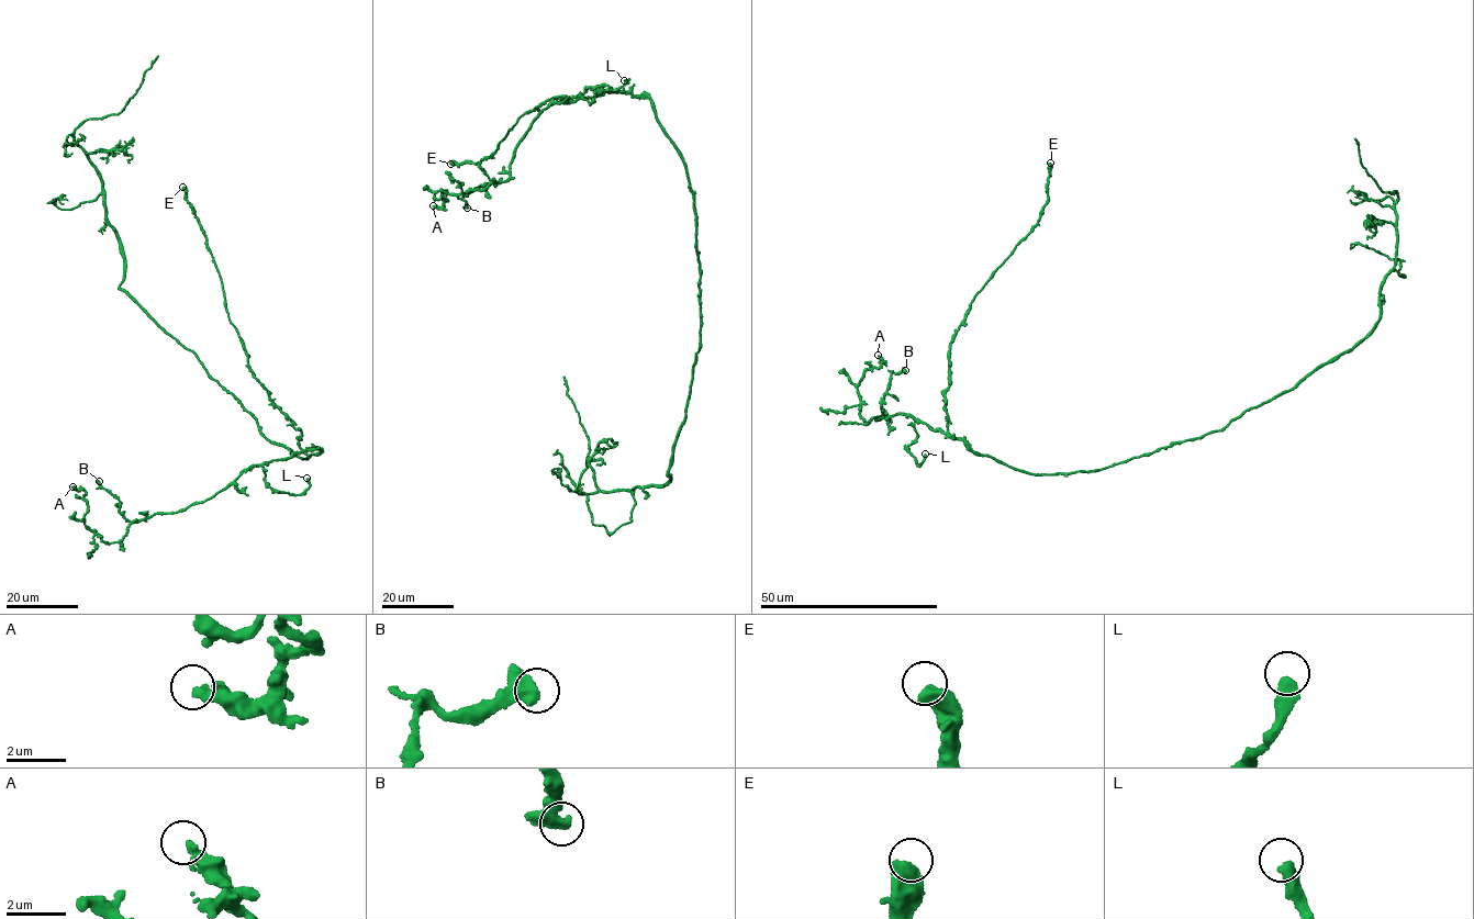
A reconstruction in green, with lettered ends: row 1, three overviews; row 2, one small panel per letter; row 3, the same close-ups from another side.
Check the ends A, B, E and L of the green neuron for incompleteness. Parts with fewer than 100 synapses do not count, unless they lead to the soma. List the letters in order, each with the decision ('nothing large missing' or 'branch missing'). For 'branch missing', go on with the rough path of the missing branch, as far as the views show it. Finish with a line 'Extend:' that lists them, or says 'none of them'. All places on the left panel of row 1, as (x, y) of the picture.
A: nothing large missing
B: nothing large missing
E: nothing large missing
L: nothing large missing
Extend: none of them

